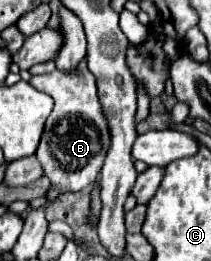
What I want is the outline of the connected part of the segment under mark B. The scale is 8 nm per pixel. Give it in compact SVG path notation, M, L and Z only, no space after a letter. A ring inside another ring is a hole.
M86 58L74 72L54 70L50 74L32 76L30 84L36 90L42 90L54 98L54 110L46 118L44 134L40 138L36 158L44 174L52 180L56 194L58 192L76 192L86 186L92 186L104 166L104 158L110 146L108 122L104 122L104 112L100 110L96 80L88 72Z

